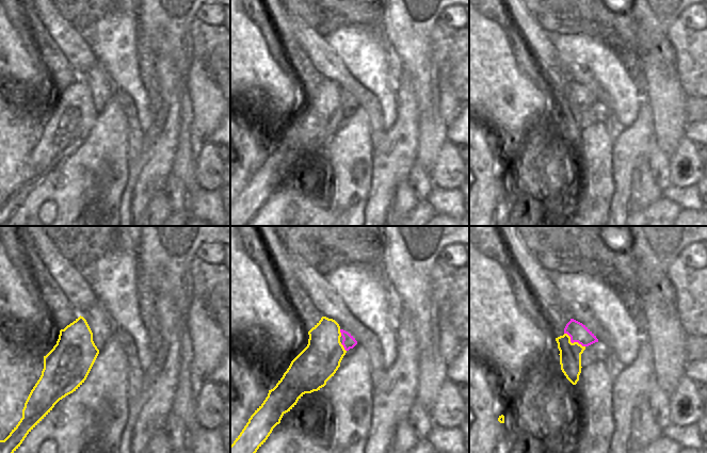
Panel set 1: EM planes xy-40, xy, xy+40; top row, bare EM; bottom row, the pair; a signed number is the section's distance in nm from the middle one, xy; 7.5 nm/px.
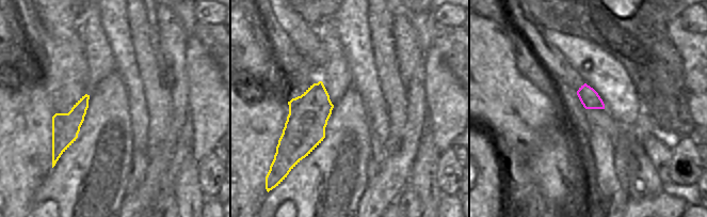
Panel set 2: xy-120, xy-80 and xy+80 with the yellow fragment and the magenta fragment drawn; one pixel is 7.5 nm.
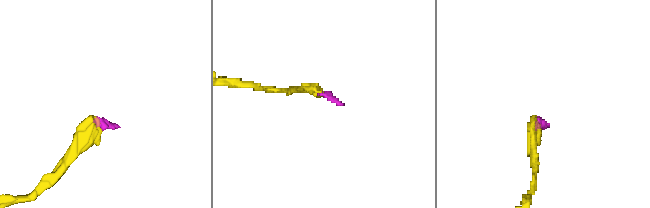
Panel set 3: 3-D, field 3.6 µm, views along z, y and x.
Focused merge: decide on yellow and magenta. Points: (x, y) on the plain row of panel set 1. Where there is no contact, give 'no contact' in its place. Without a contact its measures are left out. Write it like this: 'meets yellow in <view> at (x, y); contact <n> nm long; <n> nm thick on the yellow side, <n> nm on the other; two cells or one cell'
meets yellow in xy+40 at (574, 103); contact 190 nm long; 160 nm thick on the yellow side, 140 nm on the other; two cells

